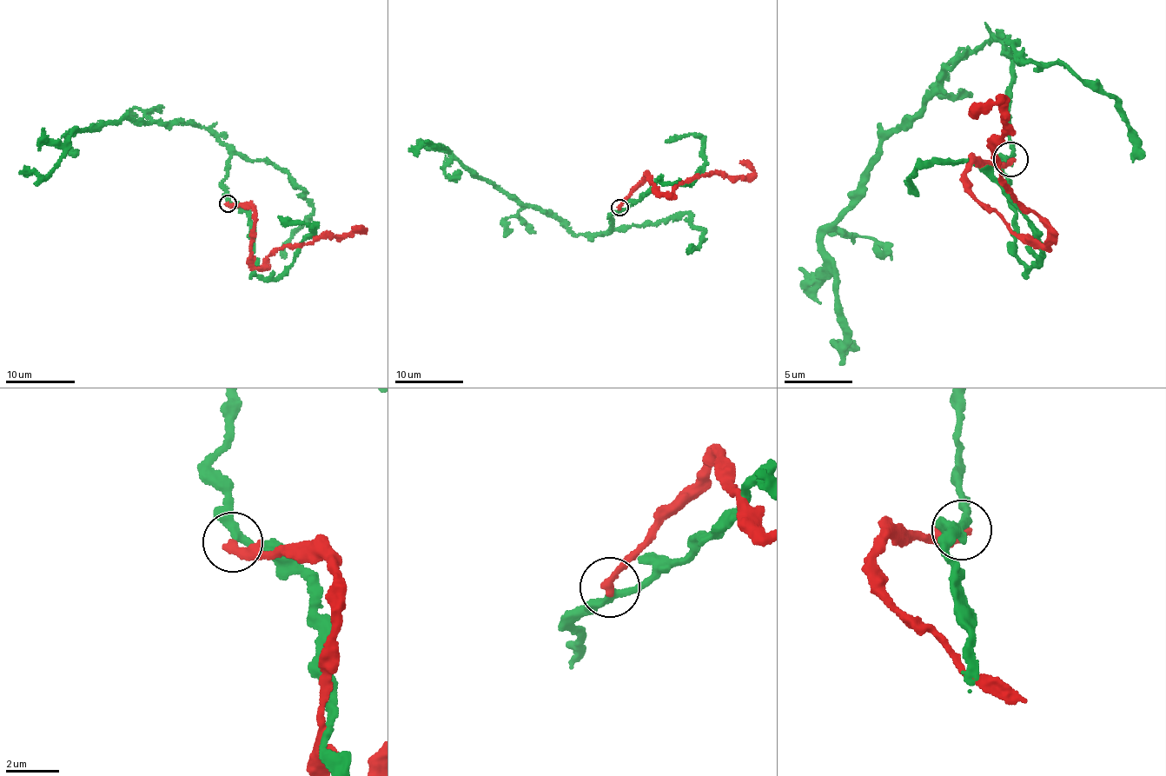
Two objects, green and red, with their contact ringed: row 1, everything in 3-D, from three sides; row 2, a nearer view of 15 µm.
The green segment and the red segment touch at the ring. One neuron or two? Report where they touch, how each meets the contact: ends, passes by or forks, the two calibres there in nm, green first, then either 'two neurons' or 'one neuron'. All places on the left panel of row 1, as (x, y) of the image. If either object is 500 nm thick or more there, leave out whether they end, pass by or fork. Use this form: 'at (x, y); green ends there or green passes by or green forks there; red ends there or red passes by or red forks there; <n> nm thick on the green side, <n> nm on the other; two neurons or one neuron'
at (228, 203); green passes by; red ends there; 240 nm thick on the green side, 320 nm on the other; two neurons

